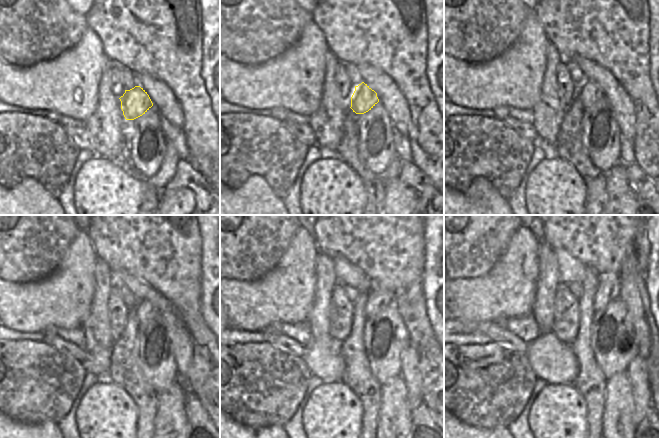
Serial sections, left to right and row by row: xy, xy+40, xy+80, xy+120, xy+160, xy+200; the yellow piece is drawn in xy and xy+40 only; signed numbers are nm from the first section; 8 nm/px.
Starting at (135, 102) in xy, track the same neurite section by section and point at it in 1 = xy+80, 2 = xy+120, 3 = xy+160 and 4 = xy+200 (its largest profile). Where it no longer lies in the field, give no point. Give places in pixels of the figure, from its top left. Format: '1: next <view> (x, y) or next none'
1: next xy+80 (589, 92)
2: next xy+120 (146, 311)
3: next xy+160 (378, 298)
4: next xy+200 (609, 286)

